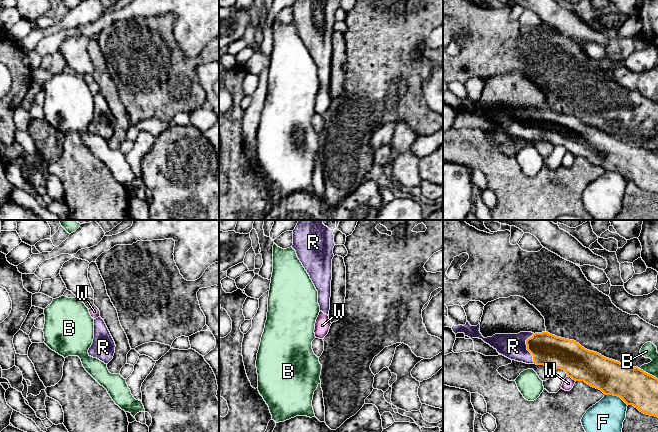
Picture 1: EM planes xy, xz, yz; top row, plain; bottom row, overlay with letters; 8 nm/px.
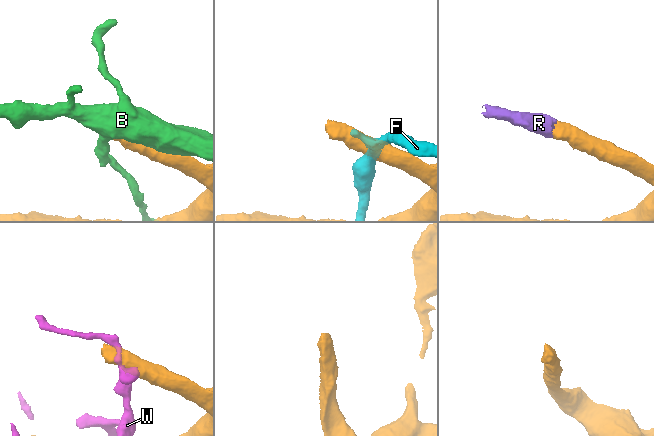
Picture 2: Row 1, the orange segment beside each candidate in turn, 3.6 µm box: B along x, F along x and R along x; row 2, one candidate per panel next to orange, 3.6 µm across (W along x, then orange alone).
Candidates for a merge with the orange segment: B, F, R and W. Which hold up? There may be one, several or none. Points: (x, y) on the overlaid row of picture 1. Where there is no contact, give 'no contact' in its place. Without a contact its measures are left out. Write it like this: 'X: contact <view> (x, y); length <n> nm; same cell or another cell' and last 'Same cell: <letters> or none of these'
B: contact yz (647, 373); length 180 nm; another cell
F: contact yz (616, 395); length 200 nm; another cell
R: contact yz (527, 348); length 240 nm; same cell
W: contact yz (571, 377); length 90 nm; another cell
Same cell: R

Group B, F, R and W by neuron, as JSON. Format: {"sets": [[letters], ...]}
{"sets": [["B"], ["F"], ["R"], ["W"]]}

